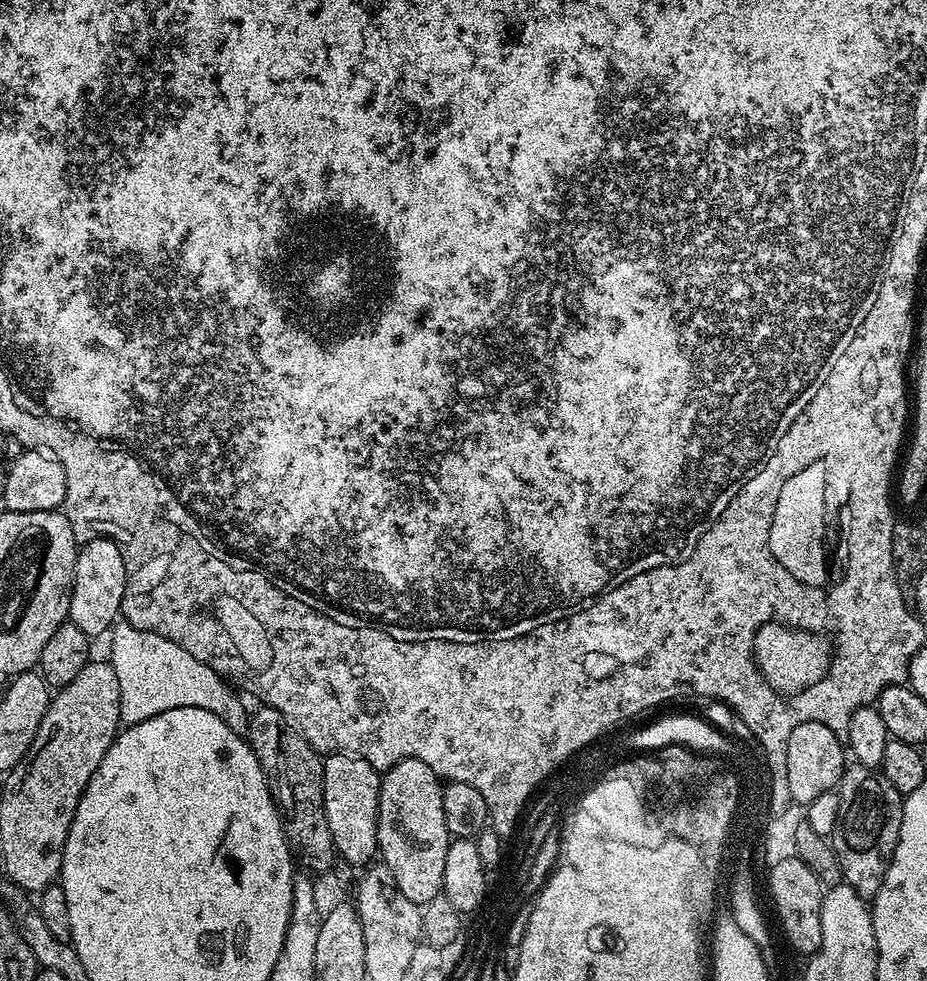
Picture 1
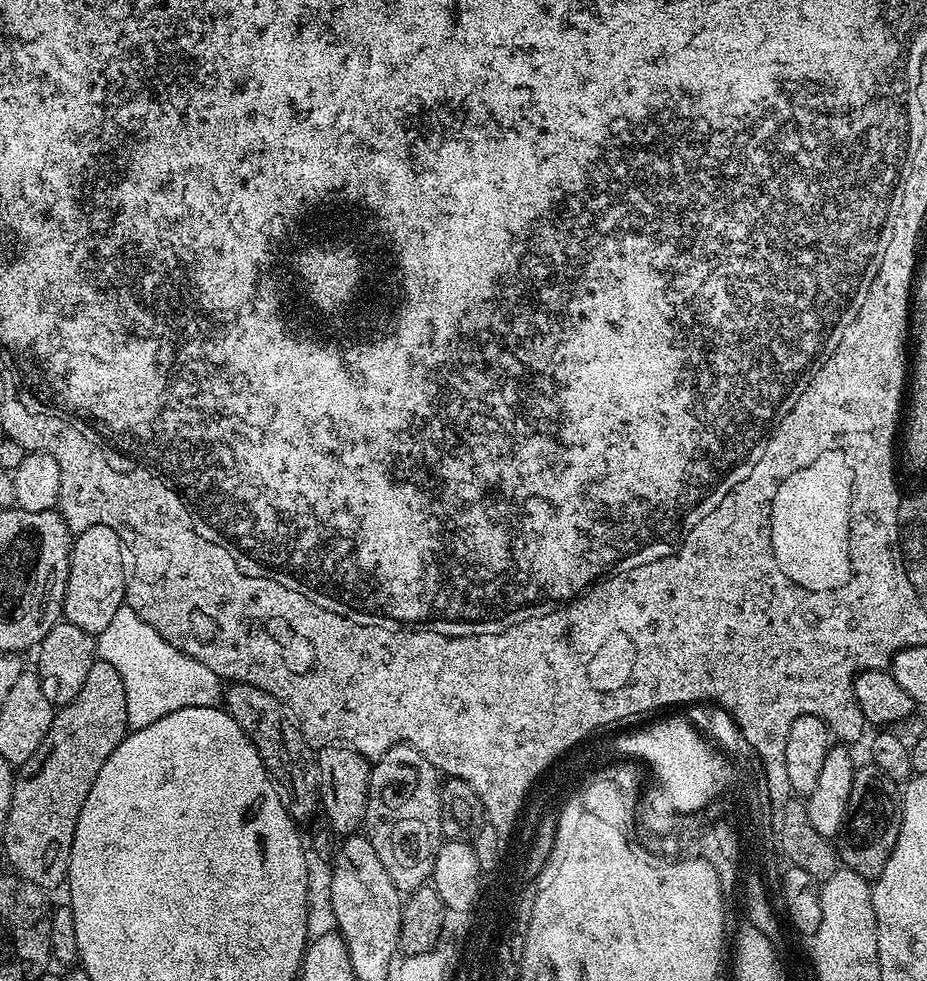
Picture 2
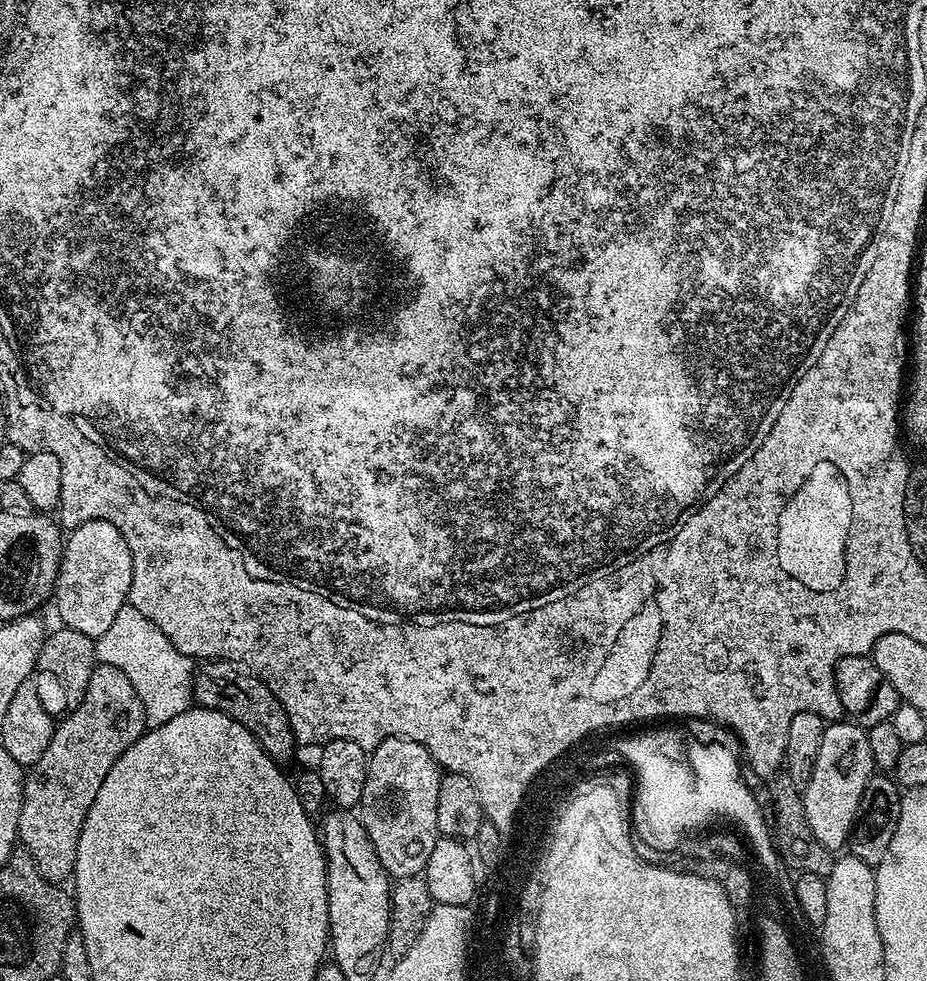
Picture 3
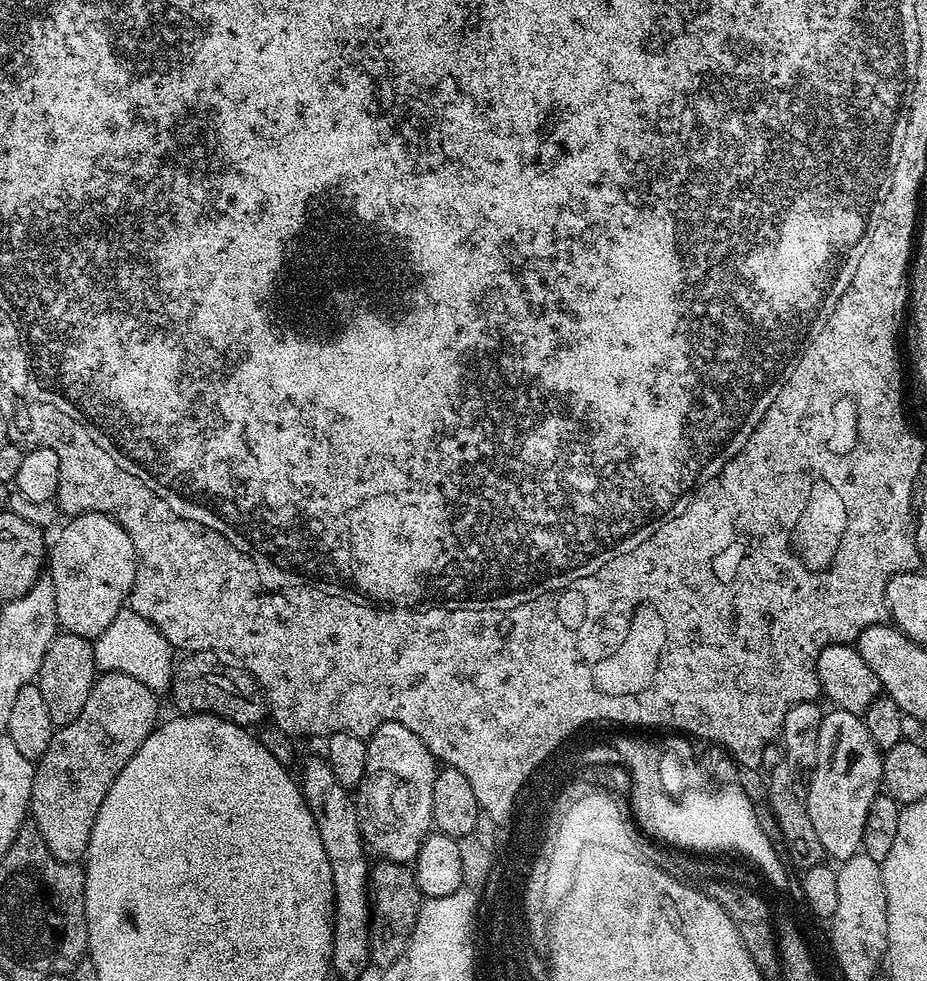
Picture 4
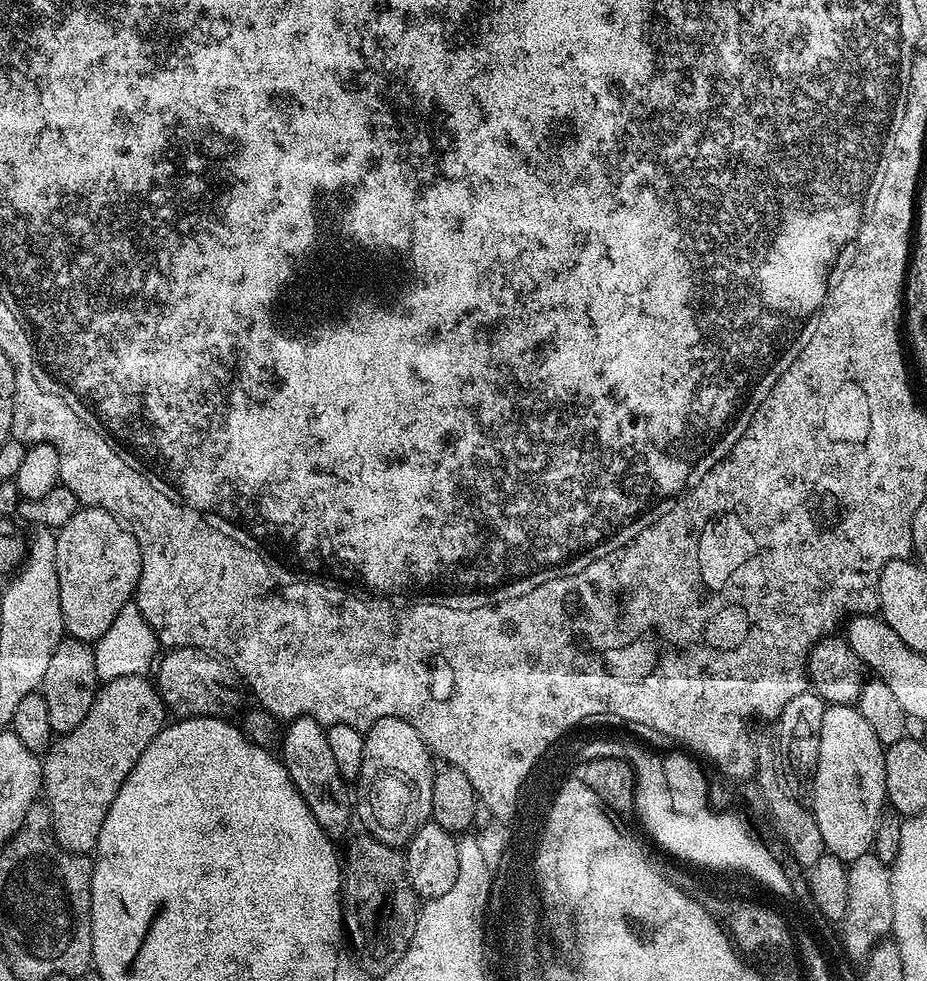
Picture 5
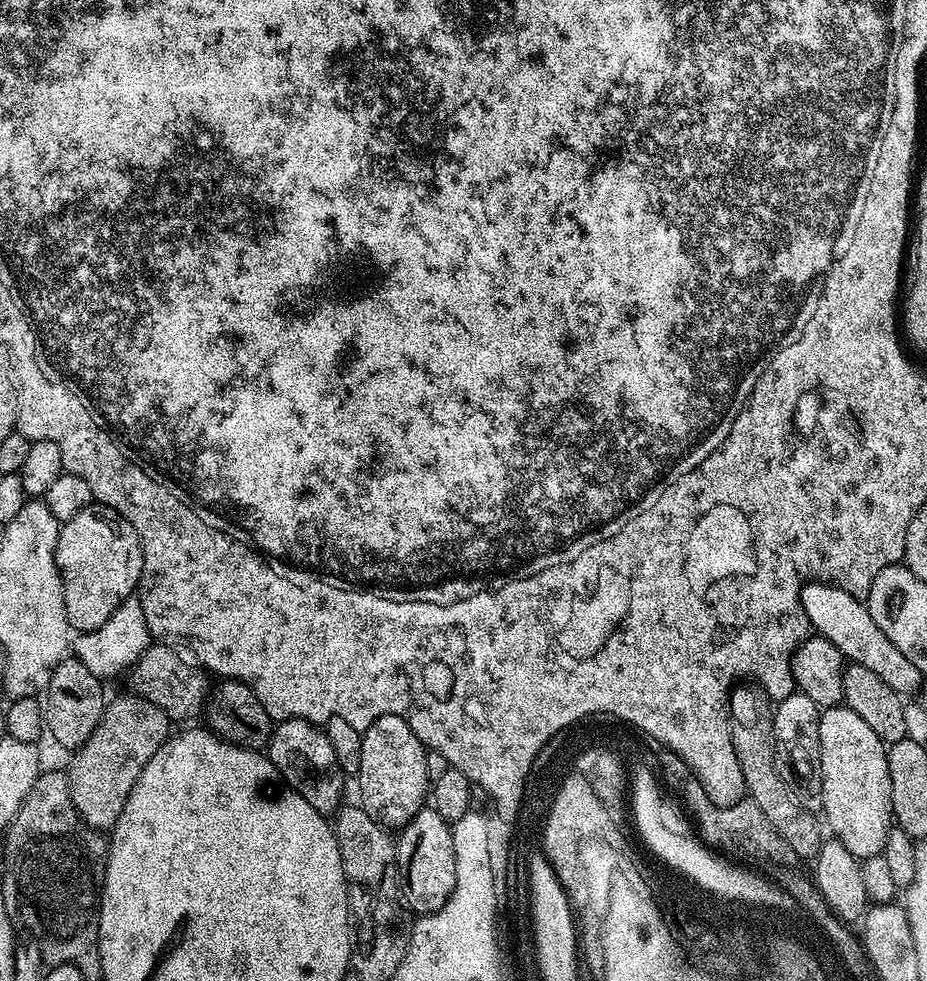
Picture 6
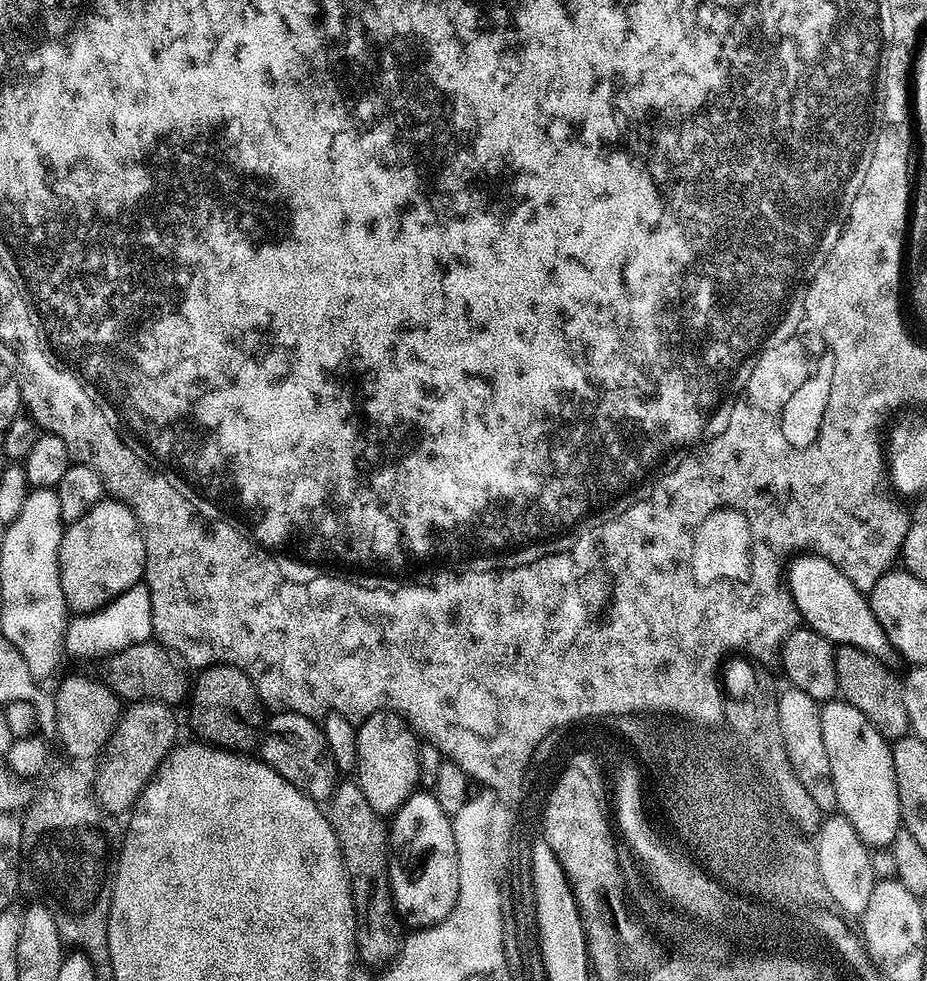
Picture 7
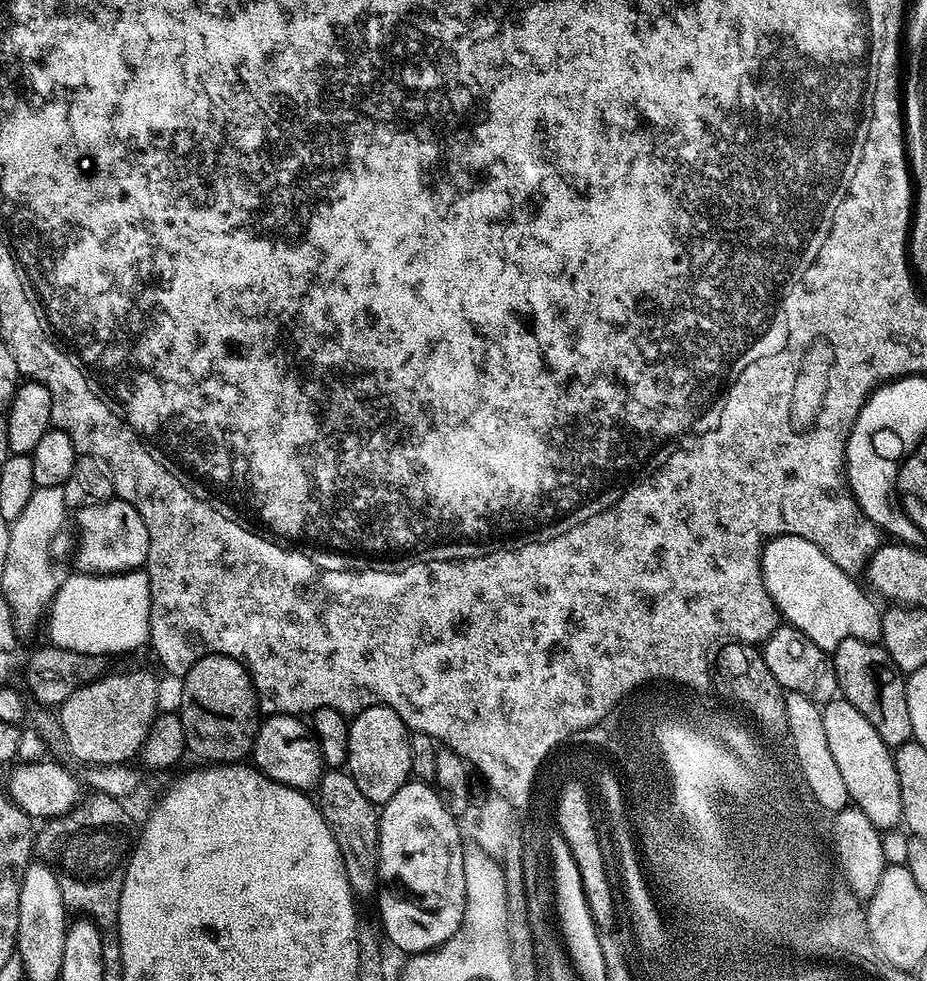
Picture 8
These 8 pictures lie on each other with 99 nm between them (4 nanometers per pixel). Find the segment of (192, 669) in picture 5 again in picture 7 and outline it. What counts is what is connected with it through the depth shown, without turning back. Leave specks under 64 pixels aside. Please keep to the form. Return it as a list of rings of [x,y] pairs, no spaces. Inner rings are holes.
[[[159,642],[126,646],[126,650],[118,650],[107,657],[100,668],[99,679],[108,685],[108,689],[119,696],[121,701],[158,700],[161,704],[176,706],[180,699],[185,699],[184,676],[180,673],[181,665]]]

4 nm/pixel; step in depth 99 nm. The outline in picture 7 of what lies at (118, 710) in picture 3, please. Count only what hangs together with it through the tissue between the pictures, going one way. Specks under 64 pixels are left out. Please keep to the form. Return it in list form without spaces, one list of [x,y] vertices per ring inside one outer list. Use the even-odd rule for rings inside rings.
[[[138,700],[129,703],[120,713],[120,720],[108,744],[99,757],[100,769],[94,775],[94,787],[101,804],[113,814],[127,813],[139,800],[160,763],[177,747],[176,716],[171,707],[158,700]]]

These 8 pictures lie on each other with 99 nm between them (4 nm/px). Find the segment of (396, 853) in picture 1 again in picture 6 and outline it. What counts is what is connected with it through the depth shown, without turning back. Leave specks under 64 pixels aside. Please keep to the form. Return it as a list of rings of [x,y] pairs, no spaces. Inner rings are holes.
[[[383,716],[374,721],[362,734],[362,766],[358,783],[360,783],[360,797],[358,803],[385,828],[399,829],[412,819],[415,812],[425,807],[426,797],[430,792],[430,775],[428,776],[428,756],[424,743],[416,737],[414,730],[402,718],[397,716]]]

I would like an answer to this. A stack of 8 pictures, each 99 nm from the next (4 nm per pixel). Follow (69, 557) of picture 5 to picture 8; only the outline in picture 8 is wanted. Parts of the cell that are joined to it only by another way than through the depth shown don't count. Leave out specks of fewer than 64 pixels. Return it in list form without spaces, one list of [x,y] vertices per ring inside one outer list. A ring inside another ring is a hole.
[[[113,498],[104,504],[95,504],[75,513],[76,528],[80,537],[76,540],[77,573],[86,576],[115,576],[117,572],[140,570],[147,565],[150,538],[142,514],[130,506],[130,502]]]

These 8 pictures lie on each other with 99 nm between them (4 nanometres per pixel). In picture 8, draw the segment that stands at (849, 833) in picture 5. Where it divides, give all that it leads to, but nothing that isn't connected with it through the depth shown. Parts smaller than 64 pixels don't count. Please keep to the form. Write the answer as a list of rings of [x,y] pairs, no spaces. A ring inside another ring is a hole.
[[[843,698],[823,705],[822,726],[826,726],[830,754],[834,754],[834,762],[838,762],[838,770],[846,781],[849,801],[863,810],[874,827],[895,829],[902,820],[902,790],[898,790],[898,770],[894,766],[893,749],[878,738],[878,730],[866,722],[866,714]]]

